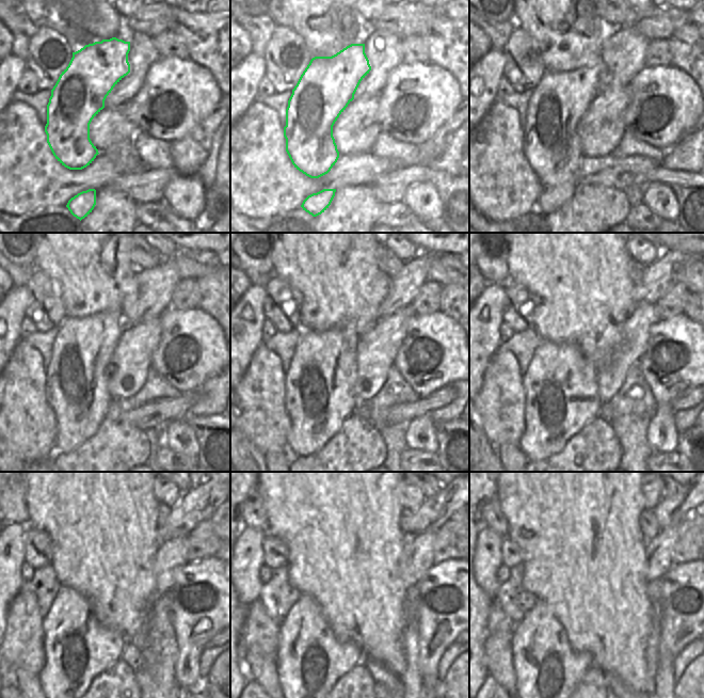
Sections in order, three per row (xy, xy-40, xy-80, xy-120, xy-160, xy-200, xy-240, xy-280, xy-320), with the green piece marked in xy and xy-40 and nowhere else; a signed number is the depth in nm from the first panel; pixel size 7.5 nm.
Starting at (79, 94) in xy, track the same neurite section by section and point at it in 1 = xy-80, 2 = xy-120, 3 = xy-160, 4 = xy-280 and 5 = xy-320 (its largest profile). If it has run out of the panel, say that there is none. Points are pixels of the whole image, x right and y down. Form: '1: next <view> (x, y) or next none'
1: next xy-80 (552, 144)
2: next xy-120 (78, 374)
3: next xy-160 (320, 381)
4: next xy-280 (309, 660)
5: next xy-320 (547, 669)

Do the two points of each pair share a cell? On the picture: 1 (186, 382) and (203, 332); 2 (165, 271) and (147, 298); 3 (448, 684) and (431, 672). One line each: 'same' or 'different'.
1: same
2: same
3: different

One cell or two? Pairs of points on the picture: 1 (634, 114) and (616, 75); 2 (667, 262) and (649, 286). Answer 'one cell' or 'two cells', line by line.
1: two cells
2: one cell

